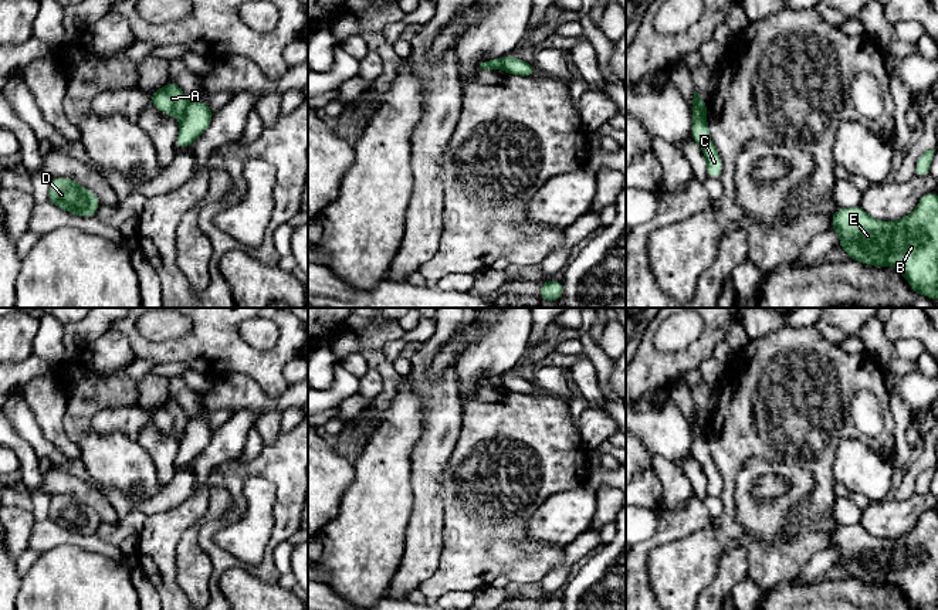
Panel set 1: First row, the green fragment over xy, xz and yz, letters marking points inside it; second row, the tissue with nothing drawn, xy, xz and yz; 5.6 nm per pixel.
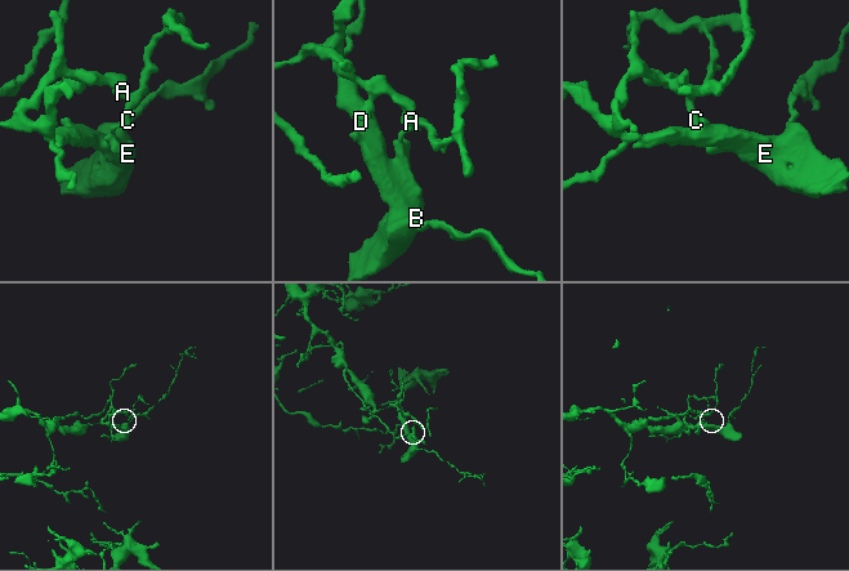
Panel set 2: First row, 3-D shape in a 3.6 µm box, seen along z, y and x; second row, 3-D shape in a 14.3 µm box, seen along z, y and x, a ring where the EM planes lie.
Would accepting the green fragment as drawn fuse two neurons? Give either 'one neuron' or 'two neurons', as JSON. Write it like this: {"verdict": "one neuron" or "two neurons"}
{"verdict": "two neurons"}

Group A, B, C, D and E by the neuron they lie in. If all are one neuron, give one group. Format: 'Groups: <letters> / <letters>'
Groups: A / B C D E

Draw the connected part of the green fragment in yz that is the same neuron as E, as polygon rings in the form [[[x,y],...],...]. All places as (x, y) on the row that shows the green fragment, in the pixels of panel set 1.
[[[928,192],[917,209],[894,221],[881,221],[867,214],[860,206],[836,209],[832,227],[840,234],[836,247],[844,248],[850,260],[871,267],[891,267],[911,285],[915,295],[938,301],[938,193]]]

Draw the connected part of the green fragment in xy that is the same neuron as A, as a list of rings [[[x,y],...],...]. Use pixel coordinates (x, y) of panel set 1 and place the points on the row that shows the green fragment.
[[[169,81],[150,94],[150,104],[162,113],[175,116],[180,121],[189,102],[180,85]]]

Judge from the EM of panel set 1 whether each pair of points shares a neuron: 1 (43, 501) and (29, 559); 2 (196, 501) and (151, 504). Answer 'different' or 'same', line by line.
1: different
2: different

